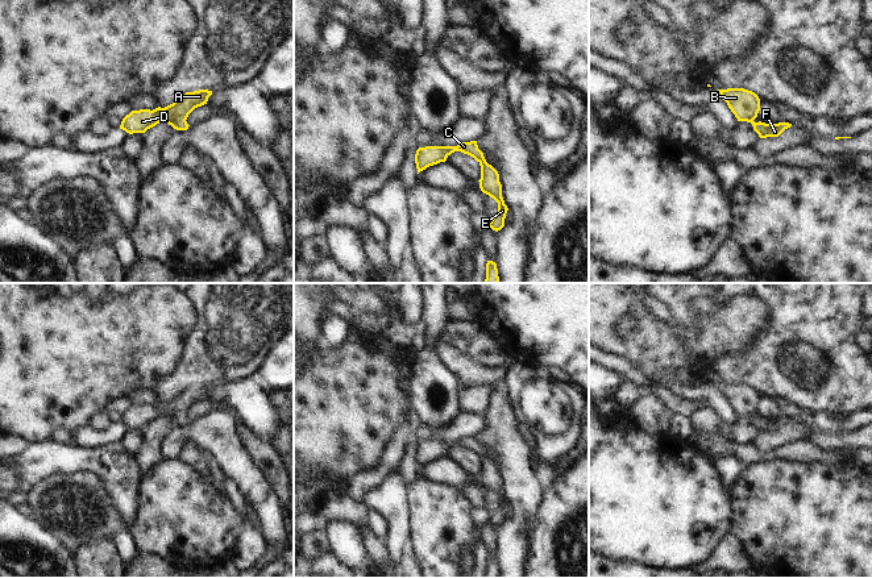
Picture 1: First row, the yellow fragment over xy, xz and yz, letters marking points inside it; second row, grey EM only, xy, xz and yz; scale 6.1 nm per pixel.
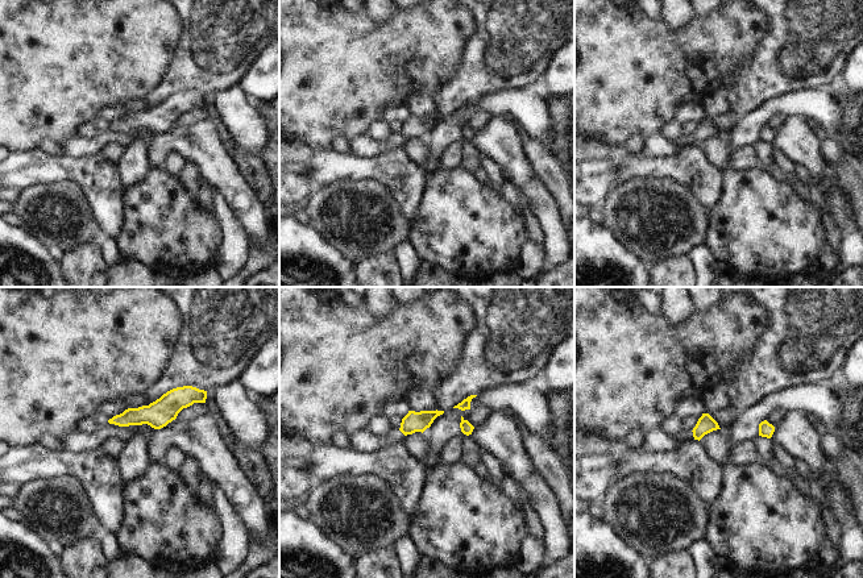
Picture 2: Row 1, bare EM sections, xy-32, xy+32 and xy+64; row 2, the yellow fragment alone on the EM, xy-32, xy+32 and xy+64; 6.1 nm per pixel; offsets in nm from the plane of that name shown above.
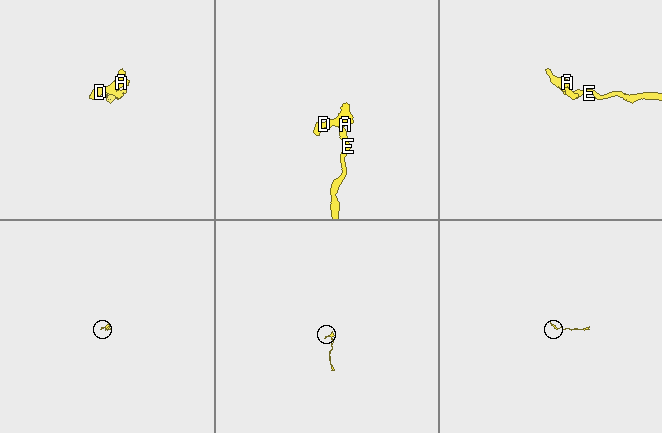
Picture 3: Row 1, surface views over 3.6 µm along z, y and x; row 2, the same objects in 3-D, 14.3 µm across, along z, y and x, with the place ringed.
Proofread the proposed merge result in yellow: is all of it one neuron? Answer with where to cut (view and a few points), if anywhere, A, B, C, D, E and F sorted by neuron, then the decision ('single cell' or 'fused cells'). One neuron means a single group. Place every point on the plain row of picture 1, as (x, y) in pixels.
no cut; A B C D E F; single cell

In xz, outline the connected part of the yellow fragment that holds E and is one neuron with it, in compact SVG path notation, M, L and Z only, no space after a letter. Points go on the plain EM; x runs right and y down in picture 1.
M477 436L462 437L457 441L425 441L419 442L415 449L418 469L429 461L445 457L454 448L461 446L473 452L481 461L479 483L498 498L498 507L490 515L489 523L498 527L504 521L506 508L508 506L502 492L502 479L498 466L486 457L483 448L478 444Z

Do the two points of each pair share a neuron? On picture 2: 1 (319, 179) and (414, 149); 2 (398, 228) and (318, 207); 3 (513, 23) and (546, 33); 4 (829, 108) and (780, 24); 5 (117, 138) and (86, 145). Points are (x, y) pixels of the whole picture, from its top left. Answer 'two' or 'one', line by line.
1: two
2: one
3: one
4: two
5: one

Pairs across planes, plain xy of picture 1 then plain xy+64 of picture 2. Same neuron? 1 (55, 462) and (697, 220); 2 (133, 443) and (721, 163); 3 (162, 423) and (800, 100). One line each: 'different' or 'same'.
1: different
2: same
3: same

